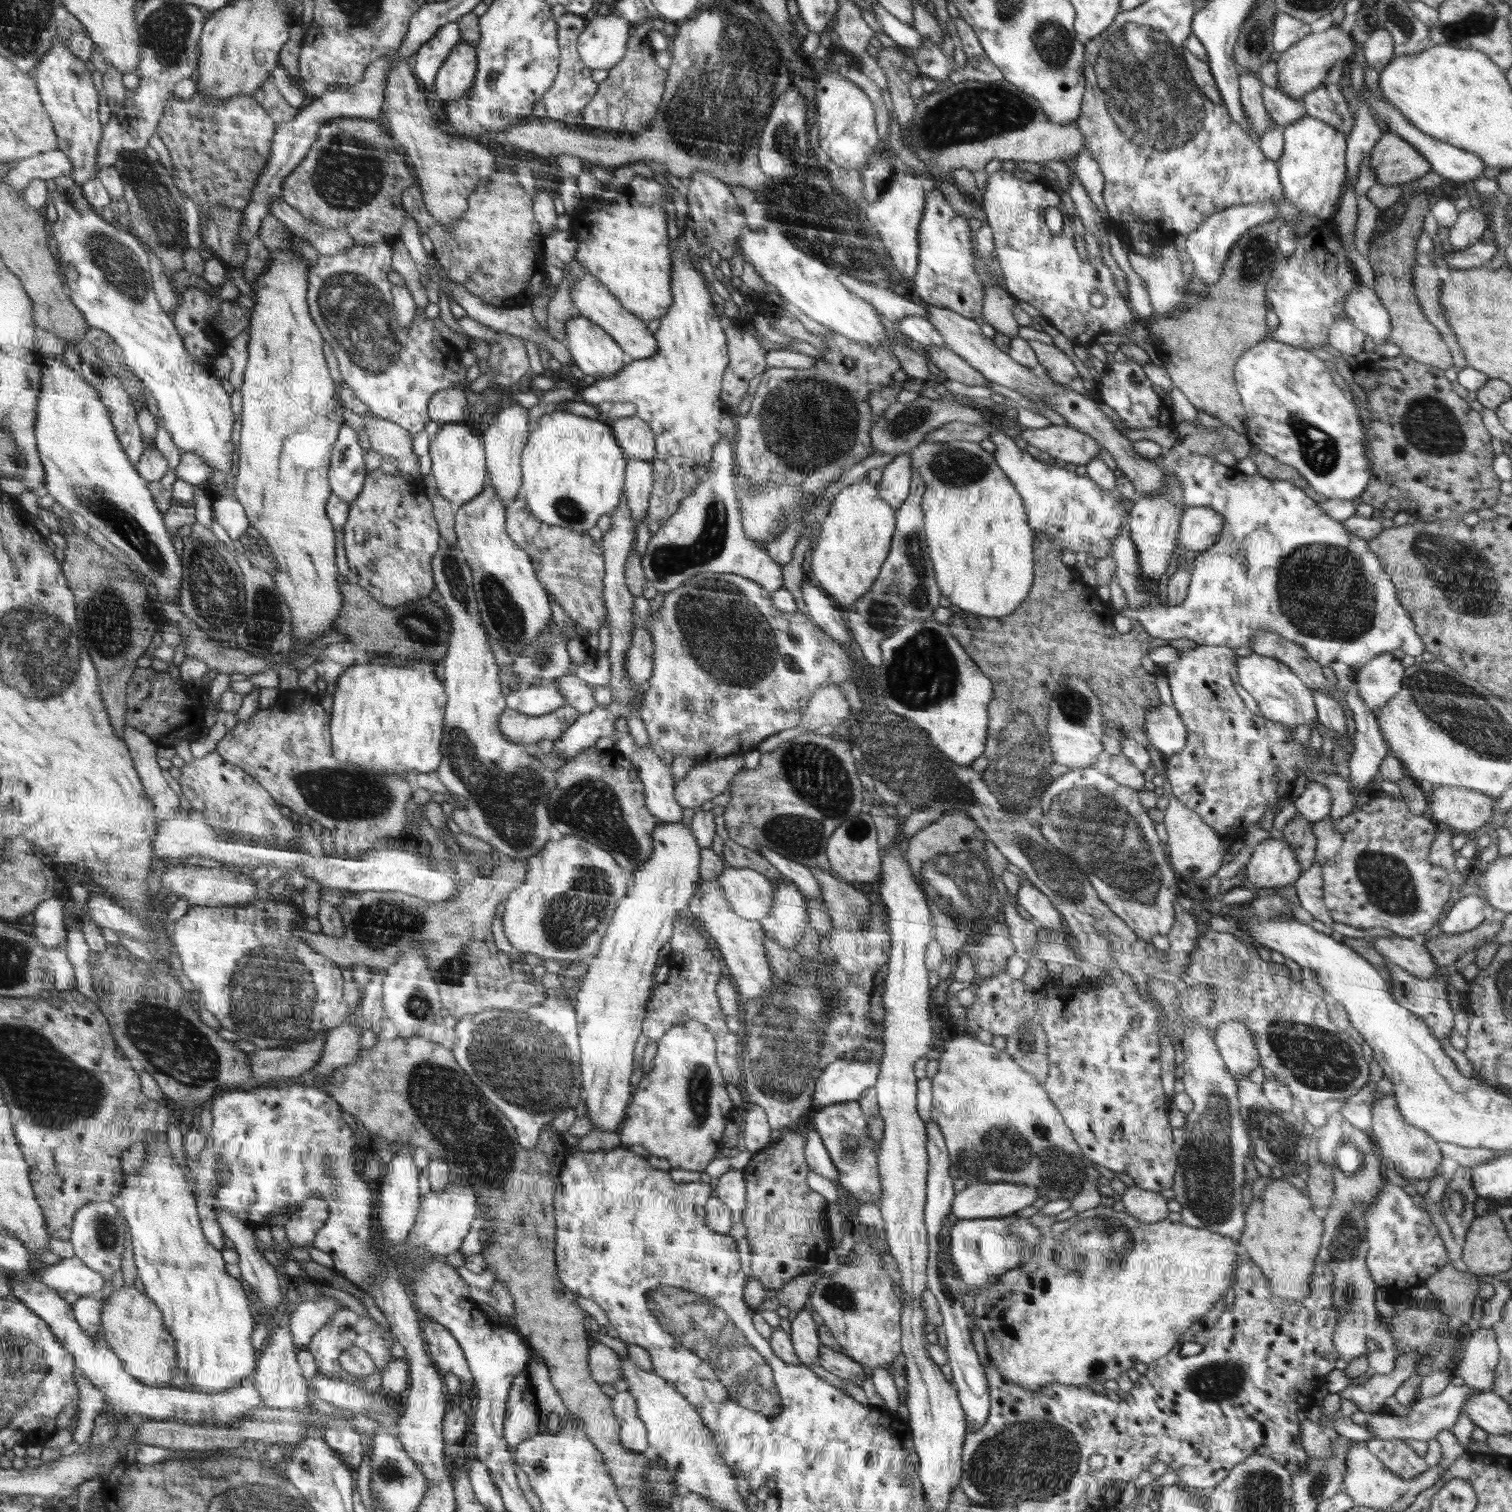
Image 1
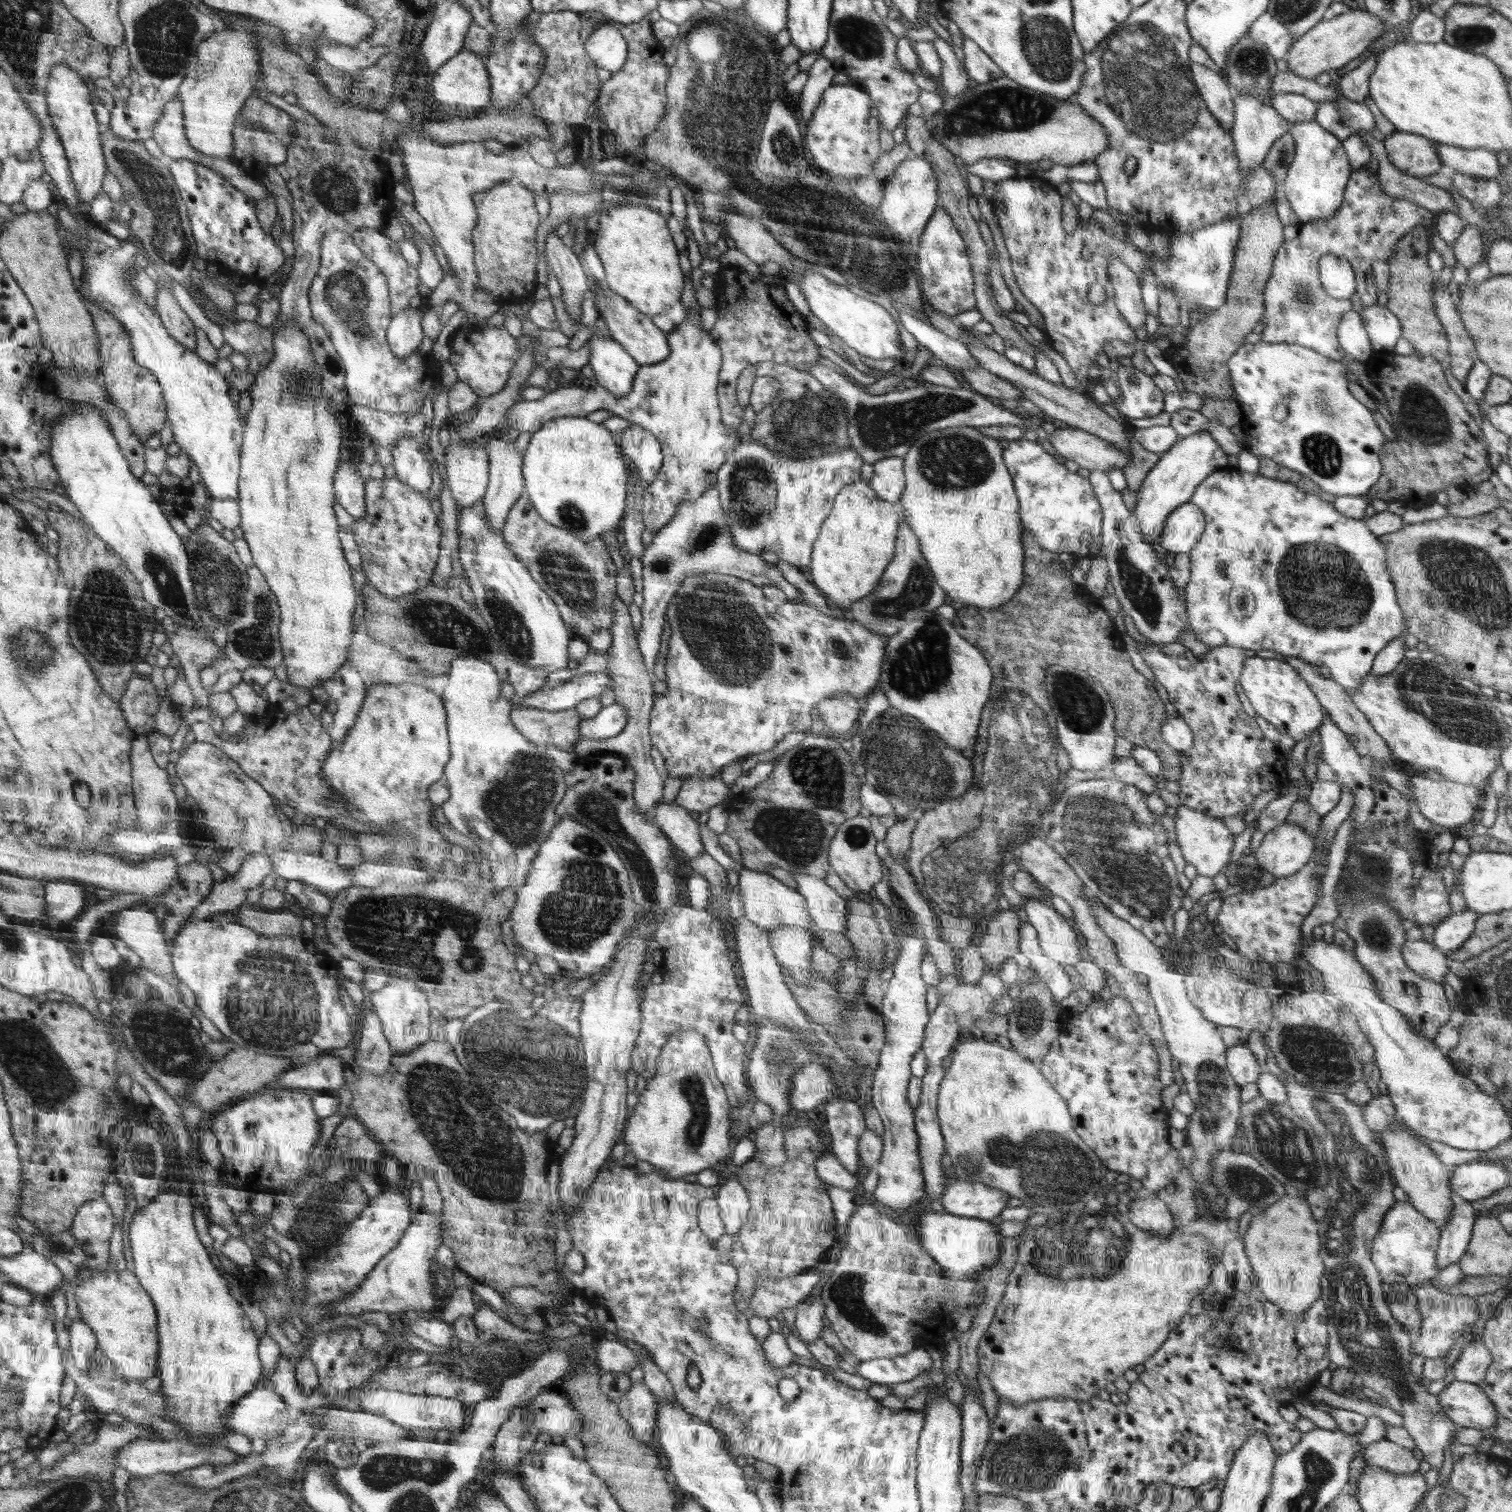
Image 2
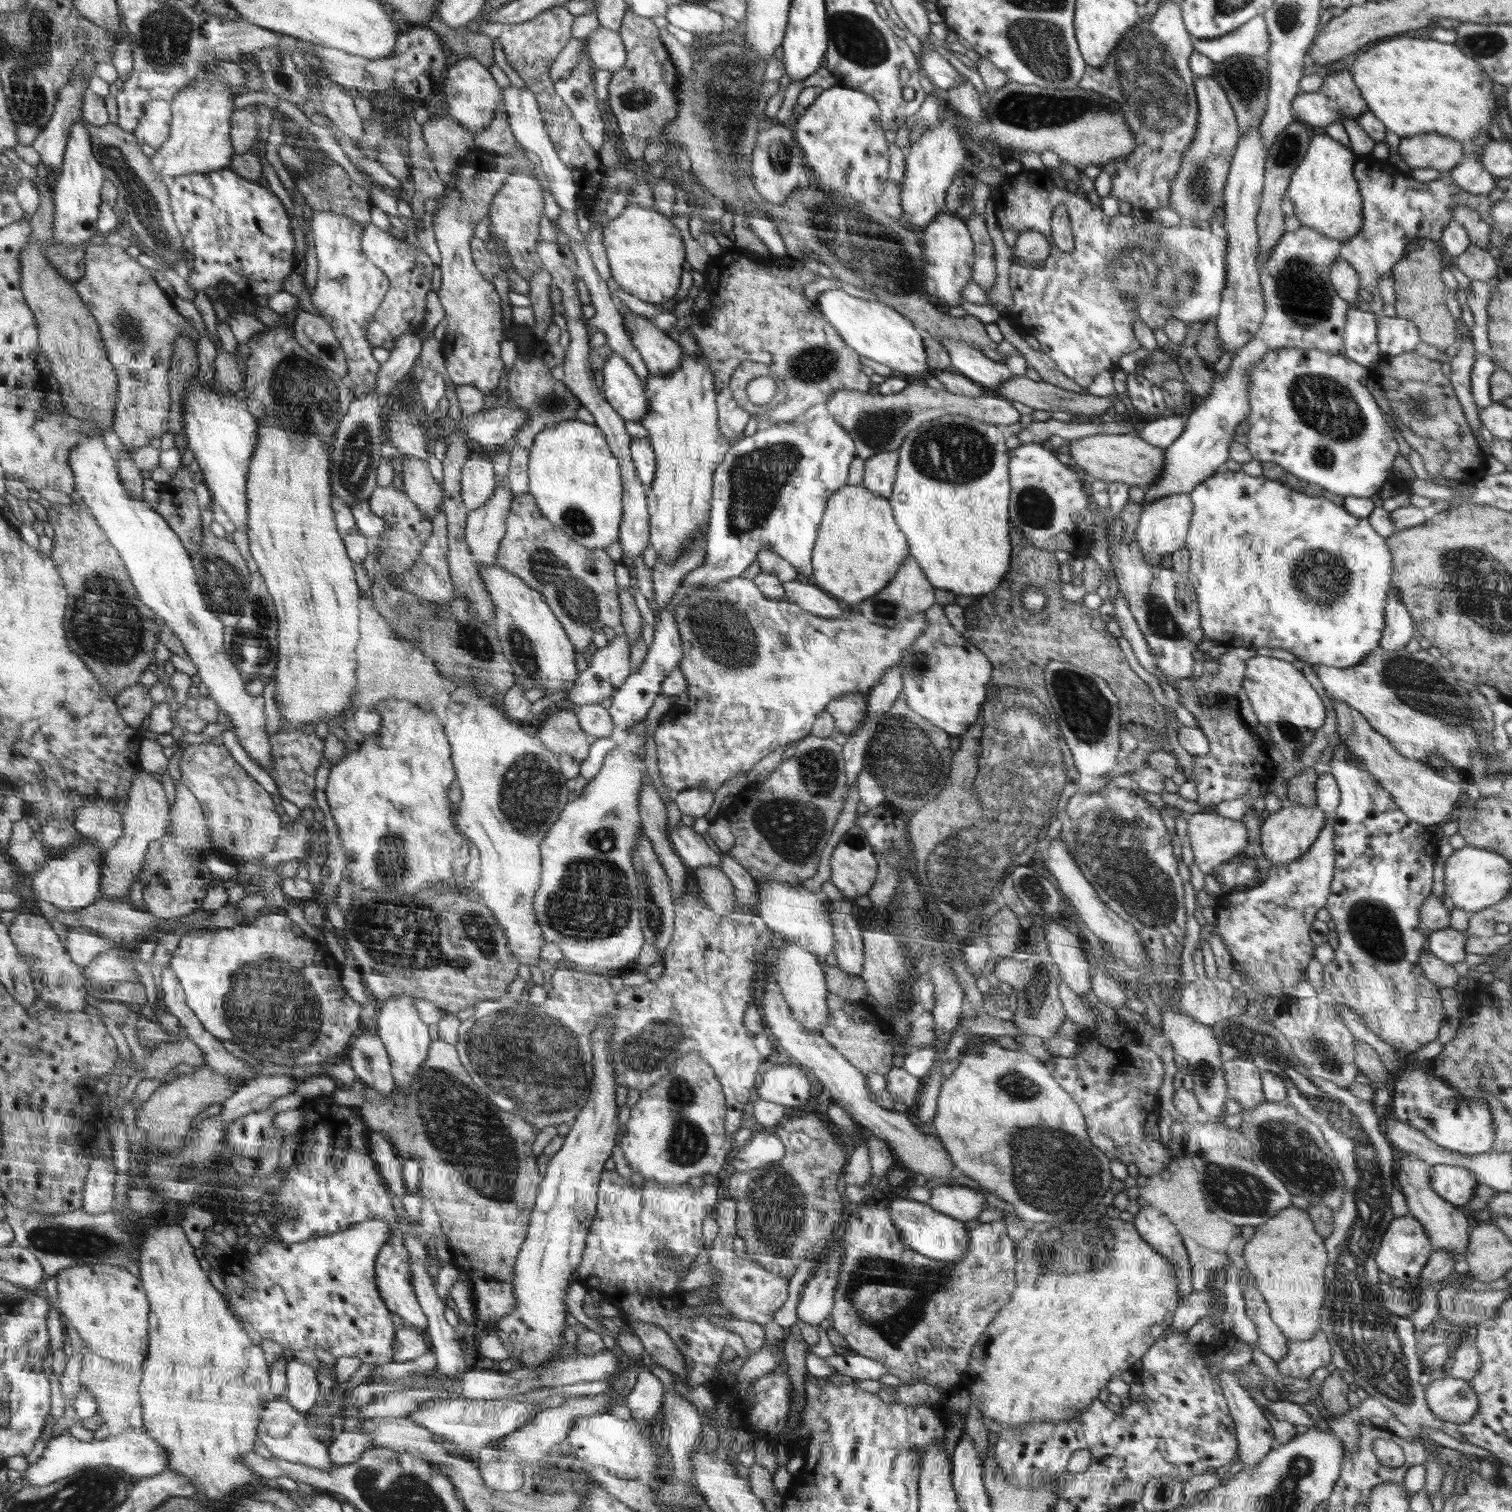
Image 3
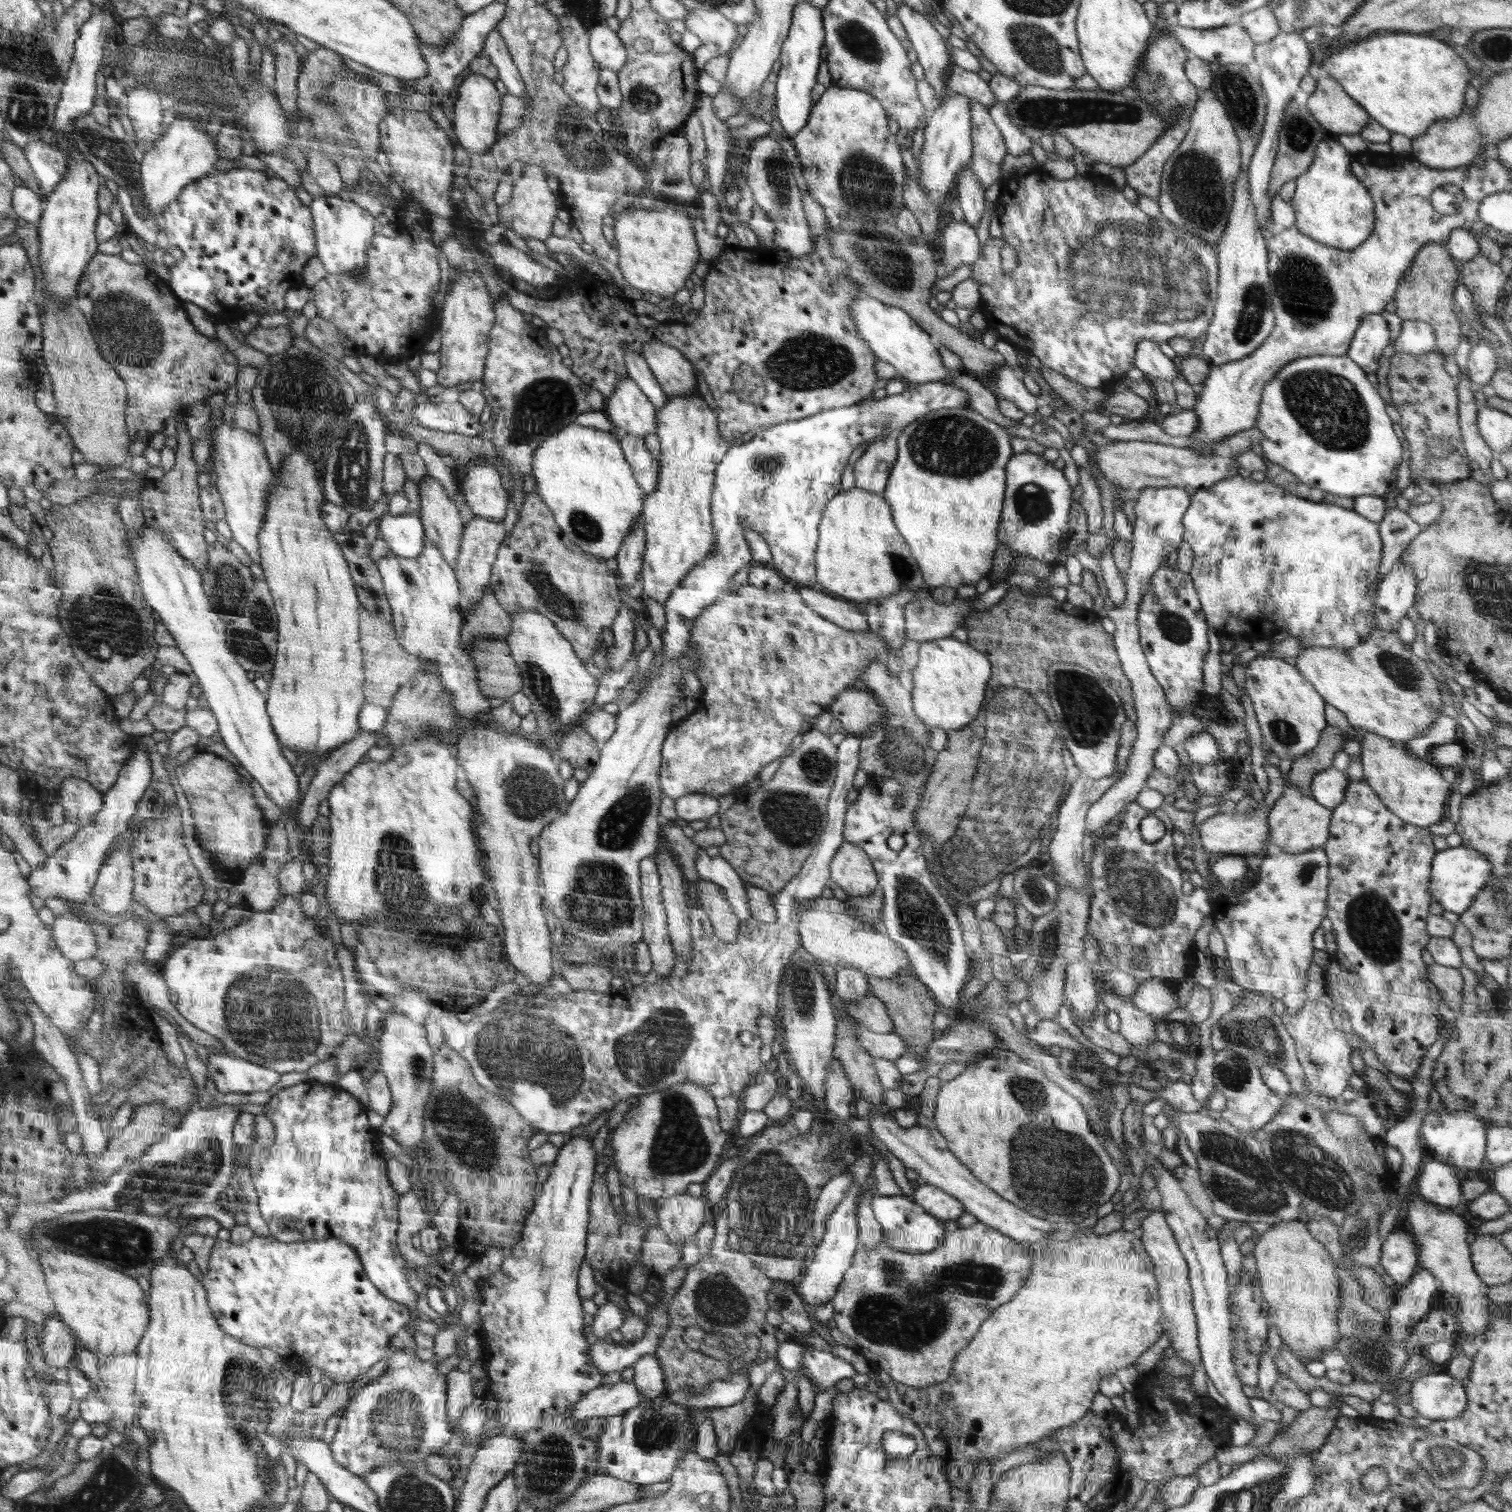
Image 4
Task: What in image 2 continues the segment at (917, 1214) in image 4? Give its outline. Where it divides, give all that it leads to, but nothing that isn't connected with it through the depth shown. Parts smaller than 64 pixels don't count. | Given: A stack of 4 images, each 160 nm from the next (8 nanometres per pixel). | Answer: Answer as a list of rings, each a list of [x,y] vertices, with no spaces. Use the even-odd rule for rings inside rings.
[[[934,1210],[923,1213],[916,1226],[922,1235],[922,1247],[944,1269],[944,1275],[956,1281],[978,1278],[1000,1258],[1002,1235],[998,1226],[979,1218],[968,1218]]]

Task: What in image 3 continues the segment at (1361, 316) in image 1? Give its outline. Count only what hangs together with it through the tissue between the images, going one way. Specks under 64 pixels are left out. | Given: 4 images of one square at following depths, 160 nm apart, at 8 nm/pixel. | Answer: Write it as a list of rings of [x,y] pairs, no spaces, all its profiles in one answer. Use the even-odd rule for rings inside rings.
[[[1380,314],[1377,319],[1377,343],[1382,356],[1394,356],[1414,351],[1420,342],[1417,326],[1399,317]]]

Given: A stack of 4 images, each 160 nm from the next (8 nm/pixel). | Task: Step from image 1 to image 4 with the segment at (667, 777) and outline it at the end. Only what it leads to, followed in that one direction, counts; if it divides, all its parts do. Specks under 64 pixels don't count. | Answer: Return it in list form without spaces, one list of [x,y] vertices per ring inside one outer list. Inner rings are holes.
[[[698,849],[695,869],[700,879],[709,880],[720,887],[726,902],[732,908],[732,914],[740,922],[753,920],[750,907],[748,907],[744,881],[724,857],[720,855],[710,857],[704,849]]]

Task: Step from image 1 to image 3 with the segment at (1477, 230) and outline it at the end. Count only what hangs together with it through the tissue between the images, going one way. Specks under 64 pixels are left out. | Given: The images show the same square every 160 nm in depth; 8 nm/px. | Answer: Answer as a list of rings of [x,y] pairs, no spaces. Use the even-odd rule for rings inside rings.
[[[1470,243],[1462,254],[1456,258],[1457,267],[1470,279],[1489,282],[1499,272],[1496,259],[1487,249]]]

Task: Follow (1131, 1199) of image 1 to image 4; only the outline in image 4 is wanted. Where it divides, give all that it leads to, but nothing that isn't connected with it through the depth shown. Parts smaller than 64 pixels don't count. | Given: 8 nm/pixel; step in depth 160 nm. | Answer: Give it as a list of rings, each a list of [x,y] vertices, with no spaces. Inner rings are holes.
[[[1154,1211],[1148,1217],[1142,1220],[1139,1233],[1137,1234],[1140,1240],[1143,1242],[1143,1247],[1148,1253],[1148,1256],[1153,1262],[1153,1273],[1157,1278],[1159,1301],[1163,1312],[1163,1330],[1171,1338],[1171,1346],[1176,1350],[1176,1356],[1180,1356],[1182,1360],[1190,1362],[1192,1366],[1201,1360],[1201,1352],[1199,1349],[1199,1336],[1196,1324],[1195,1312],[1193,1309],[1193,1292],[1189,1281],[1189,1268],[1174,1238],[1174,1233],[1166,1222],[1165,1214],[1161,1211]]]

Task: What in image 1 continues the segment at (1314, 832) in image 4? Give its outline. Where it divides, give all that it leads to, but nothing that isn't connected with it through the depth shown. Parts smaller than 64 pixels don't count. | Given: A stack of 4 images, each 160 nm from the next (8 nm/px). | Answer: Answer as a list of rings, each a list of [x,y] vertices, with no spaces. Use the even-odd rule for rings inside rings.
[[[1269,837],[1262,841],[1253,848],[1245,866],[1246,882],[1257,889],[1293,885],[1301,874],[1299,862],[1285,838]]]

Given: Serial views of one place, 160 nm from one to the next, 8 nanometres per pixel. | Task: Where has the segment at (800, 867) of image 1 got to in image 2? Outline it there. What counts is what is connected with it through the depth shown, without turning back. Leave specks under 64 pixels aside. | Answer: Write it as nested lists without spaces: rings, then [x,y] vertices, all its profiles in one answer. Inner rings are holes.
[[[796,873],[796,891],[801,892],[808,915],[814,922],[816,930],[824,934],[846,934],[846,916],[848,916],[847,900],[841,898],[824,879],[815,876]]]

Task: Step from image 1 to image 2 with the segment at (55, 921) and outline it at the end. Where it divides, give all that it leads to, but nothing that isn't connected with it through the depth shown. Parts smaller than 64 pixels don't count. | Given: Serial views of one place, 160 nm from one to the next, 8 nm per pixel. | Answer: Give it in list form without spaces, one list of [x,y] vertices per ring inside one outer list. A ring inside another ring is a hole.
[[[73,880],[51,881],[46,887],[48,915],[56,921],[65,922],[74,918],[78,910],[84,908],[86,896],[82,894],[82,886]]]

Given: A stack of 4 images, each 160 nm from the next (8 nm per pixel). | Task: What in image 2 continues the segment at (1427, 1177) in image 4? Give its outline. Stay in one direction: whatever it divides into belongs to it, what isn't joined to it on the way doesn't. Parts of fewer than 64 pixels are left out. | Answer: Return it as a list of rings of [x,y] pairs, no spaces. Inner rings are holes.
[[[1472,1161],[1450,1168],[1451,1189],[1464,1200],[1473,1202],[1492,1196],[1509,1186],[1508,1169],[1496,1161]]]

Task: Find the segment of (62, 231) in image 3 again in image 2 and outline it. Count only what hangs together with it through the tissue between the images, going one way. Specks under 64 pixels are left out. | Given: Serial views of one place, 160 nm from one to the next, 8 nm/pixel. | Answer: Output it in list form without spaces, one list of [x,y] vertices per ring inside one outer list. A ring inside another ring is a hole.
[[[58,64],[53,71],[53,77],[49,82],[49,105],[51,118],[50,121],[56,130],[61,134],[62,142],[66,147],[66,158],[69,159],[70,170],[72,170],[73,182],[76,184],[79,197],[83,200],[82,206],[92,204],[91,202],[97,197],[102,190],[102,178],[105,178],[106,164],[102,156],[102,142],[100,142],[100,125],[92,108],[90,100],[90,90],[82,82],[82,78],[70,70],[66,64]]]

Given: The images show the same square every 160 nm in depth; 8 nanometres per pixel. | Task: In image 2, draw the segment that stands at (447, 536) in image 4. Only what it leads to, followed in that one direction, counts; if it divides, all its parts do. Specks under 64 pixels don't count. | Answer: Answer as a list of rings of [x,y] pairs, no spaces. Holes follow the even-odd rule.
[[[410,436],[398,438],[391,451],[396,479],[420,494],[426,494],[434,482],[432,466],[427,453],[423,451],[420,439],[415,441]]]

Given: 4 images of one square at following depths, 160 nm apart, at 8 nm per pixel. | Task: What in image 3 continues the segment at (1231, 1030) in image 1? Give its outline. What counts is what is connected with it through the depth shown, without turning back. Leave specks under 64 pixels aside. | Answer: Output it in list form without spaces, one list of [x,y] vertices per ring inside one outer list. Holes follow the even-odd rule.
[[[1233,1058],[1223,1061],[1222,1070],[1230,1098],[1241,1104],[1241,1112],[1251,1111],[1266,1101],[1263,1097],[1262,1071],[1249,1058]]]

